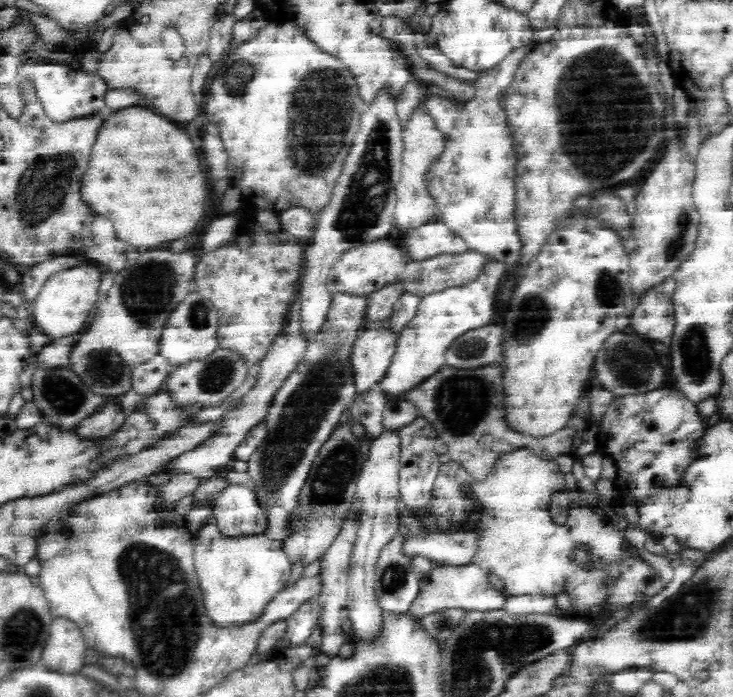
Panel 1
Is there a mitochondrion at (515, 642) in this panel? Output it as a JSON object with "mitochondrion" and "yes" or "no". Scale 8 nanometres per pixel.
{"mitochondrion":"yes"}

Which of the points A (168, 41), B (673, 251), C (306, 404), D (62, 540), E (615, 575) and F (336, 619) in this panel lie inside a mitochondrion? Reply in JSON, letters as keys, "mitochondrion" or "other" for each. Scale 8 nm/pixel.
{"A":"other","B":"mitochondrion","C":"mitochondrion","D":"other","E":"other","F":"other"}

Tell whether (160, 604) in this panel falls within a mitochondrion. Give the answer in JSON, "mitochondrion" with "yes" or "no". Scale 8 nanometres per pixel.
{"mitochondrion":"yes"}

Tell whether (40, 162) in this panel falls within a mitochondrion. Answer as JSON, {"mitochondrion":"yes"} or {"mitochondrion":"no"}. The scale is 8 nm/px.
{"mitochondrion":"no"}

